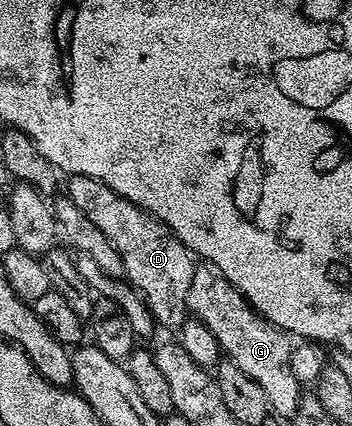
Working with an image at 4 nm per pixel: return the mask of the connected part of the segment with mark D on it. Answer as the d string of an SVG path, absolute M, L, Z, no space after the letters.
M70 175L66 179L66 197L73 200L77 208L101 230L103 235L117 248L121 256L123 274L132 289L136 291L147 305L148 312L160 327L178 328L188 317L187 297L189 284L193 284L196 259L176 234L168 226L158 222L146 210L134 206L125 200L113 188L93 180L93 176Z

